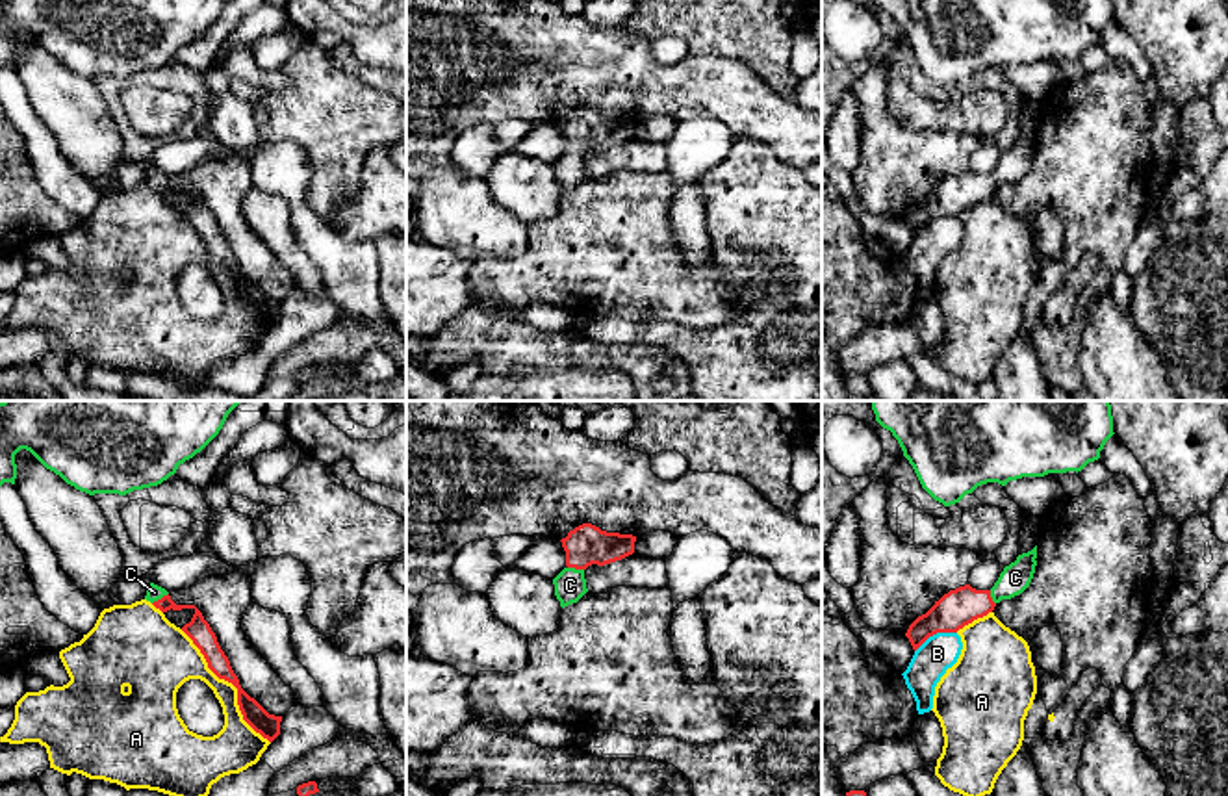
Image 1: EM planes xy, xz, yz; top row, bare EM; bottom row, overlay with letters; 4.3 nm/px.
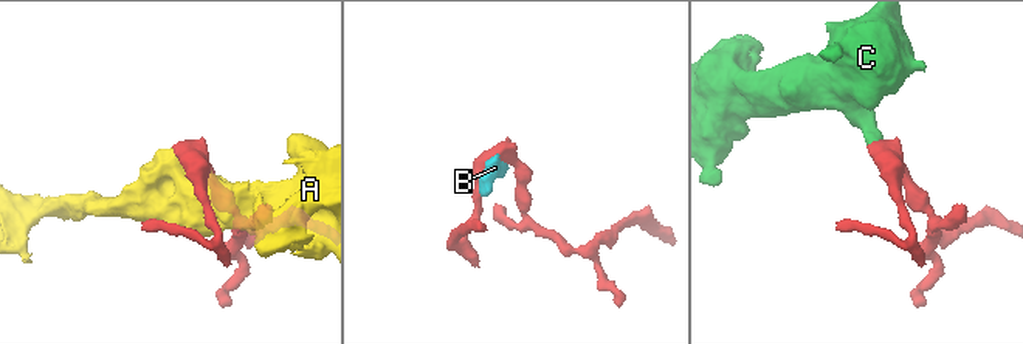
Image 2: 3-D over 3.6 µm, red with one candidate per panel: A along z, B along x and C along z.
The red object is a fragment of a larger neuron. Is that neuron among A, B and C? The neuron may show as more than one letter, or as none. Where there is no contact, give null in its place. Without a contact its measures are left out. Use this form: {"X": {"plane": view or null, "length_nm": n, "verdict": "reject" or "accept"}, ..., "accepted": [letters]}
{"A": {"plane": "xy", "length_nm": 650, "verdict": "reject"}, "B": {"plane": "yz", "length_nm": 200, "verdict": "reject"}, "C": {"plane": "xy", "length_nm": 90, "verdict": "accept"}, "accepted": ["C"]}

